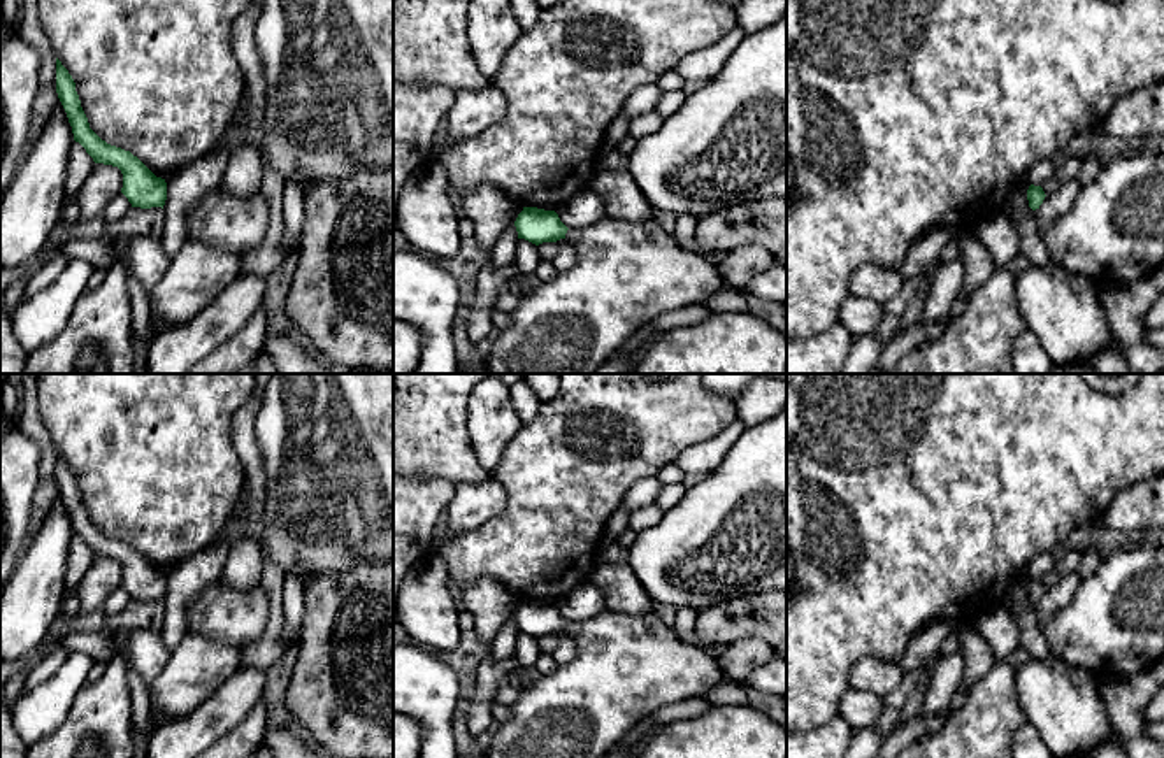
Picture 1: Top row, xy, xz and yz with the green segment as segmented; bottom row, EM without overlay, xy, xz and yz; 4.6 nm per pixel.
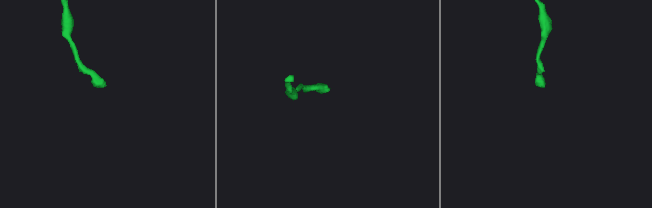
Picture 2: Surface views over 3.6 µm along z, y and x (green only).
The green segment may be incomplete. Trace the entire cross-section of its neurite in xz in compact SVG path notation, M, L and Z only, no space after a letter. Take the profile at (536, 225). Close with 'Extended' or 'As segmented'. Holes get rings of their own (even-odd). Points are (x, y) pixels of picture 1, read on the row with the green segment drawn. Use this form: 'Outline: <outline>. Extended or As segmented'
Outline: M523 207L514 226L518 239L535 246L565 239L576 251L576 263L521 295L520 305L509 312L509 326L497 328L486 342L488 374L595 374L630 335L657 316L702 304L725 288L706 256L683 249L655 219L629 223L607 216L595 225L569 230L555 211Z. Extended

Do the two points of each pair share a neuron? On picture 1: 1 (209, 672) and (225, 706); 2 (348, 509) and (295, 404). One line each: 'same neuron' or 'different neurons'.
1: different neurons
2: same neuron

